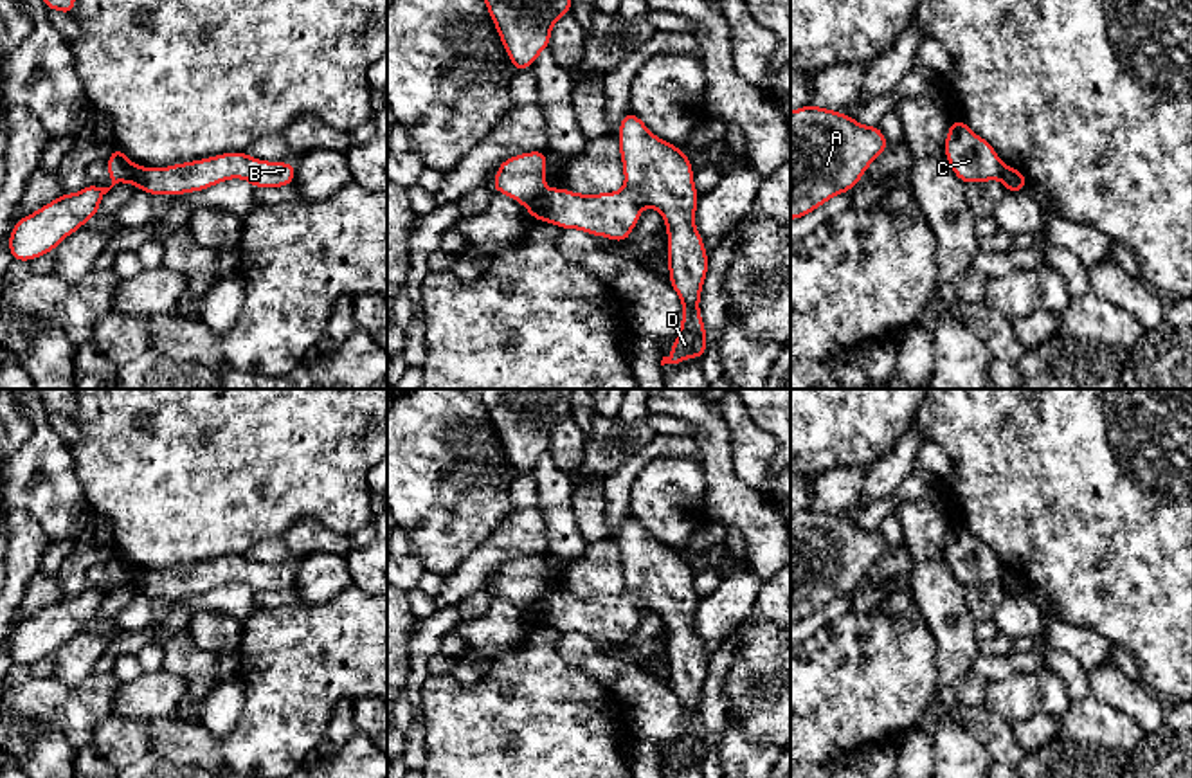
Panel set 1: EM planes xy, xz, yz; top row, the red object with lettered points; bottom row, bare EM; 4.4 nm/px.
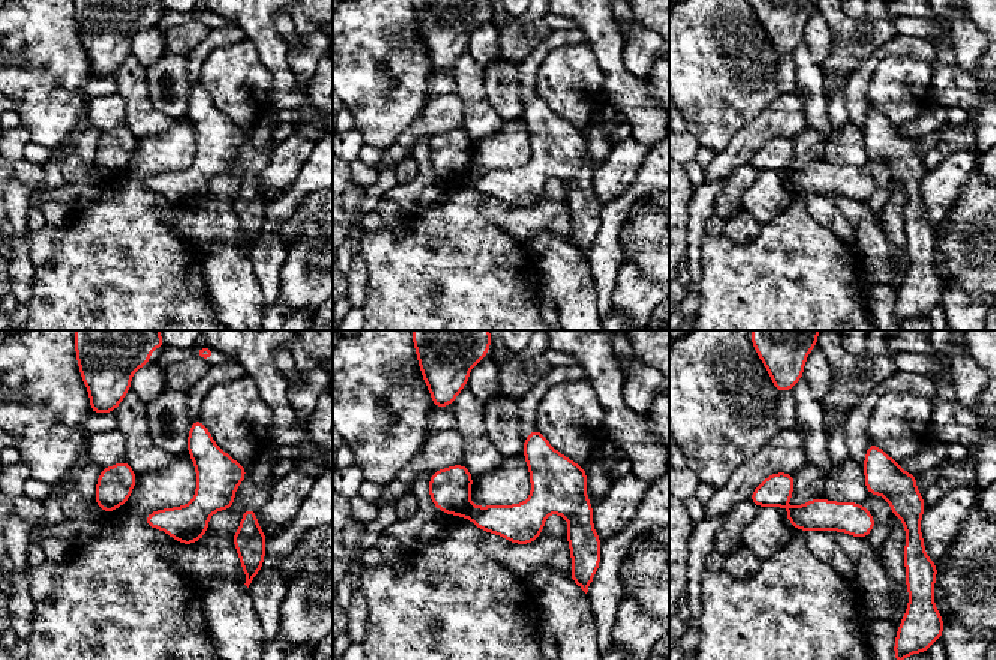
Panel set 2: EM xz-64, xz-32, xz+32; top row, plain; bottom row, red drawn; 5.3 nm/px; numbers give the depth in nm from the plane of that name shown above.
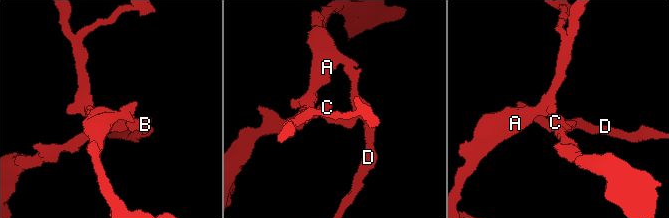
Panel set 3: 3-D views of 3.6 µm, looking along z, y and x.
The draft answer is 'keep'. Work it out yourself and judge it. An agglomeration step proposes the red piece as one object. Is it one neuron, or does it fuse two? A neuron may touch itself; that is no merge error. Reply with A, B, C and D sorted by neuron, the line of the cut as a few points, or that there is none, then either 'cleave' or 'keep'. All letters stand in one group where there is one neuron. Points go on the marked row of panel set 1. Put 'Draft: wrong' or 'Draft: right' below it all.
groups A B D / C; cut xz (544, 191), (524, 204); cleave
Draft: wrong

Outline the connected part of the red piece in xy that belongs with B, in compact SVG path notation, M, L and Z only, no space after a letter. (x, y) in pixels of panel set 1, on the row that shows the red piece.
M245 151L221 153L194 162L169 167L139 167L126 182L146 194L185 194L203 191L229 178L245 178L257 187L286 187L295 180L292 162L266 162L252 158Z

